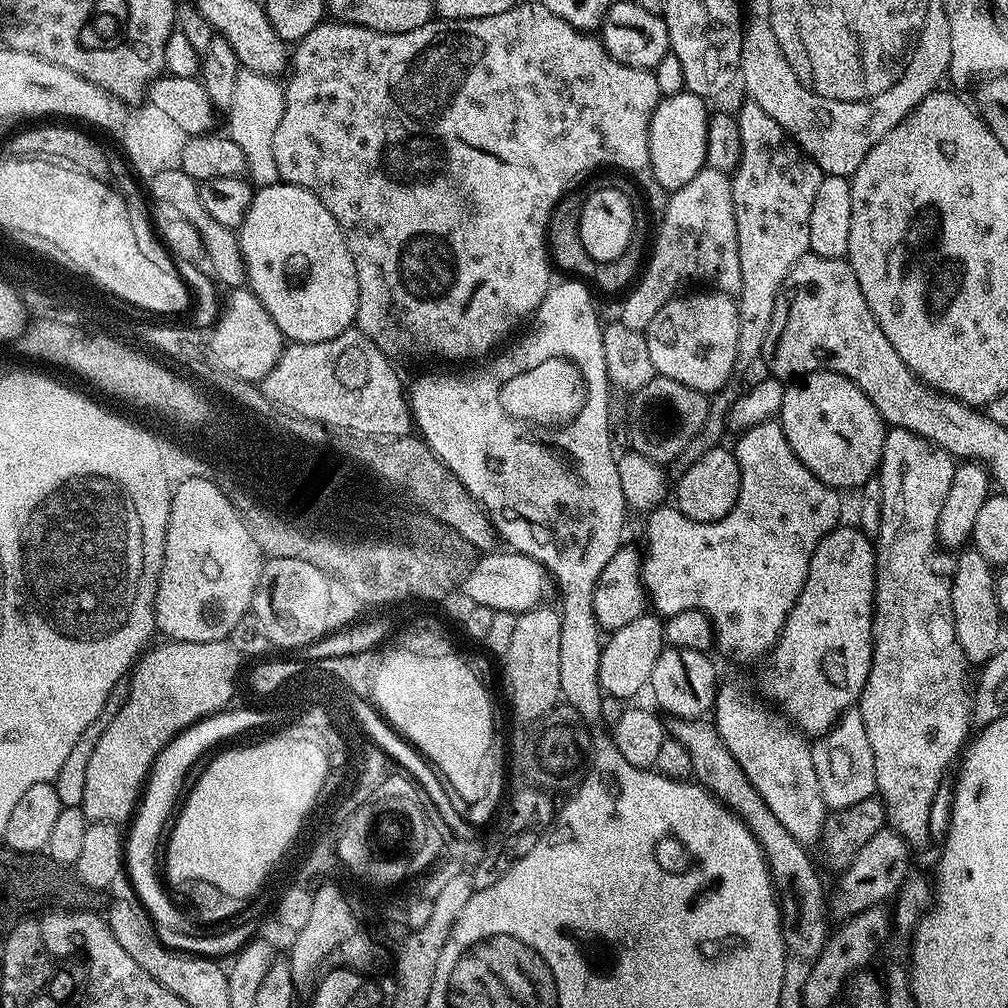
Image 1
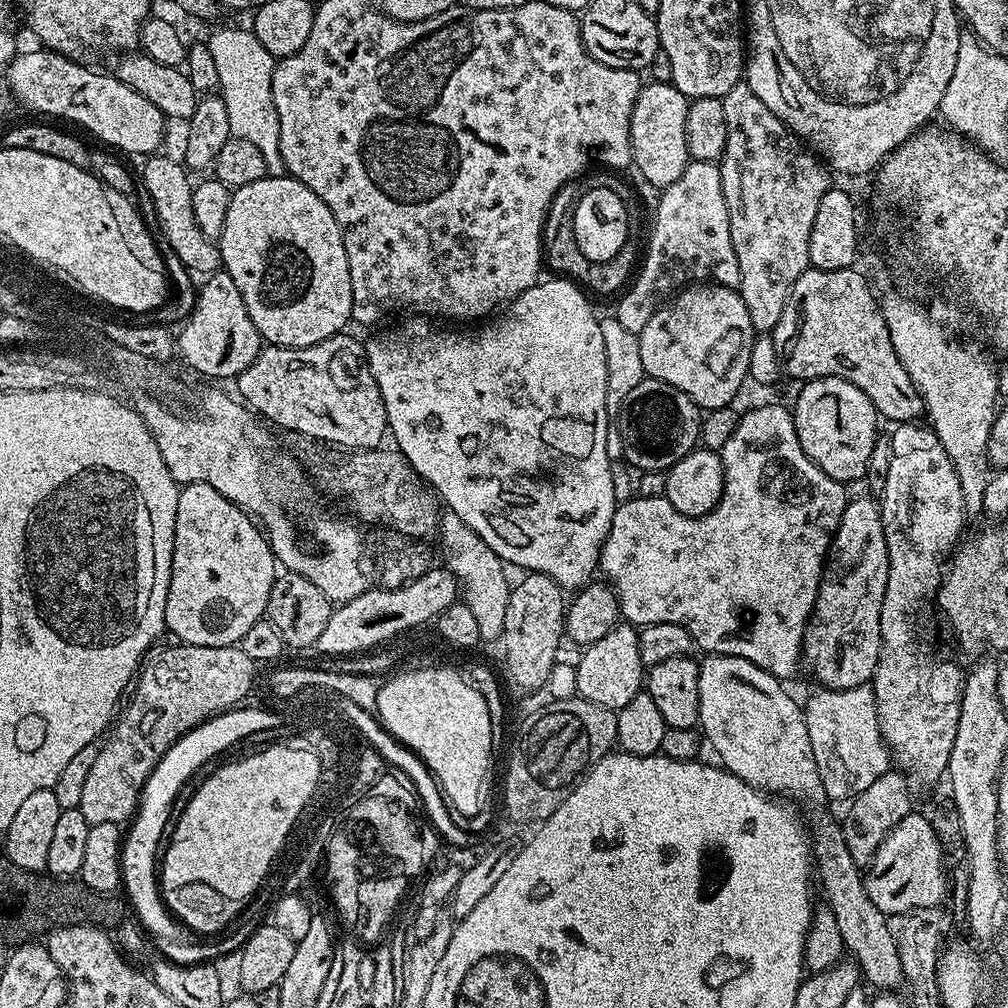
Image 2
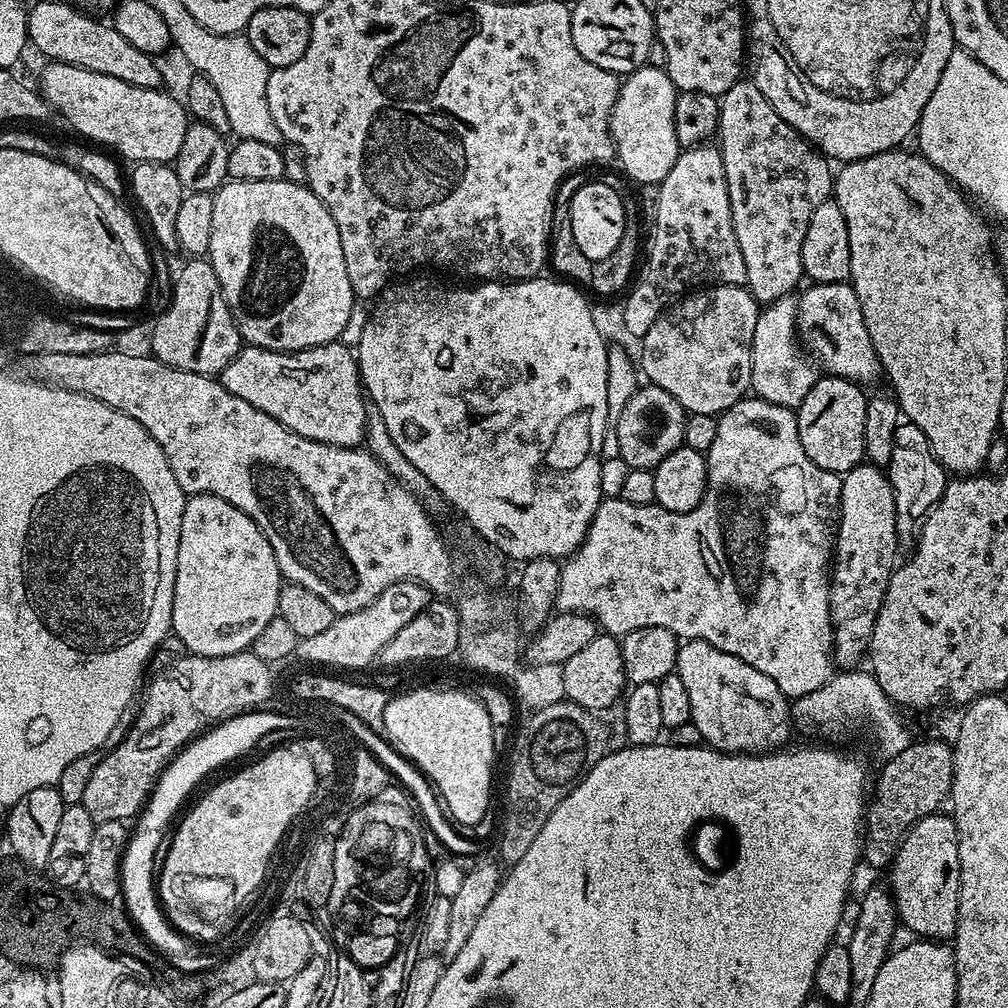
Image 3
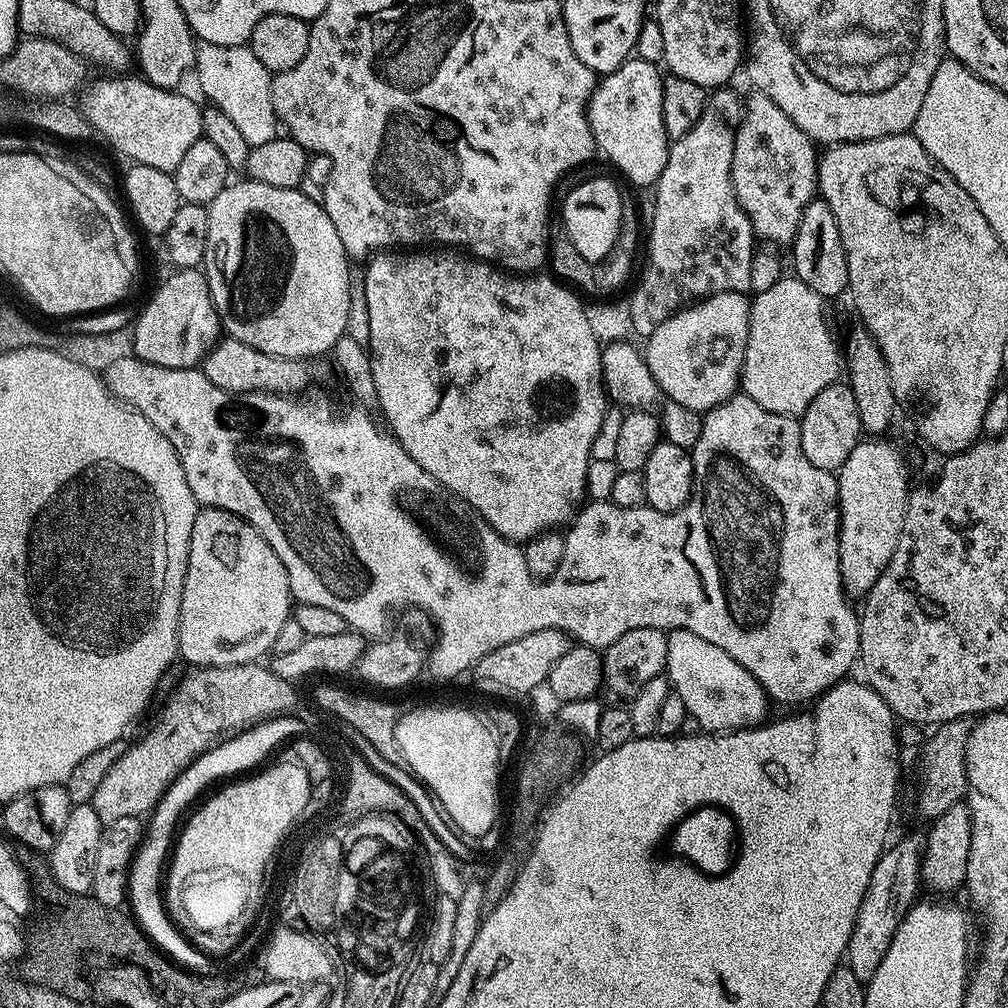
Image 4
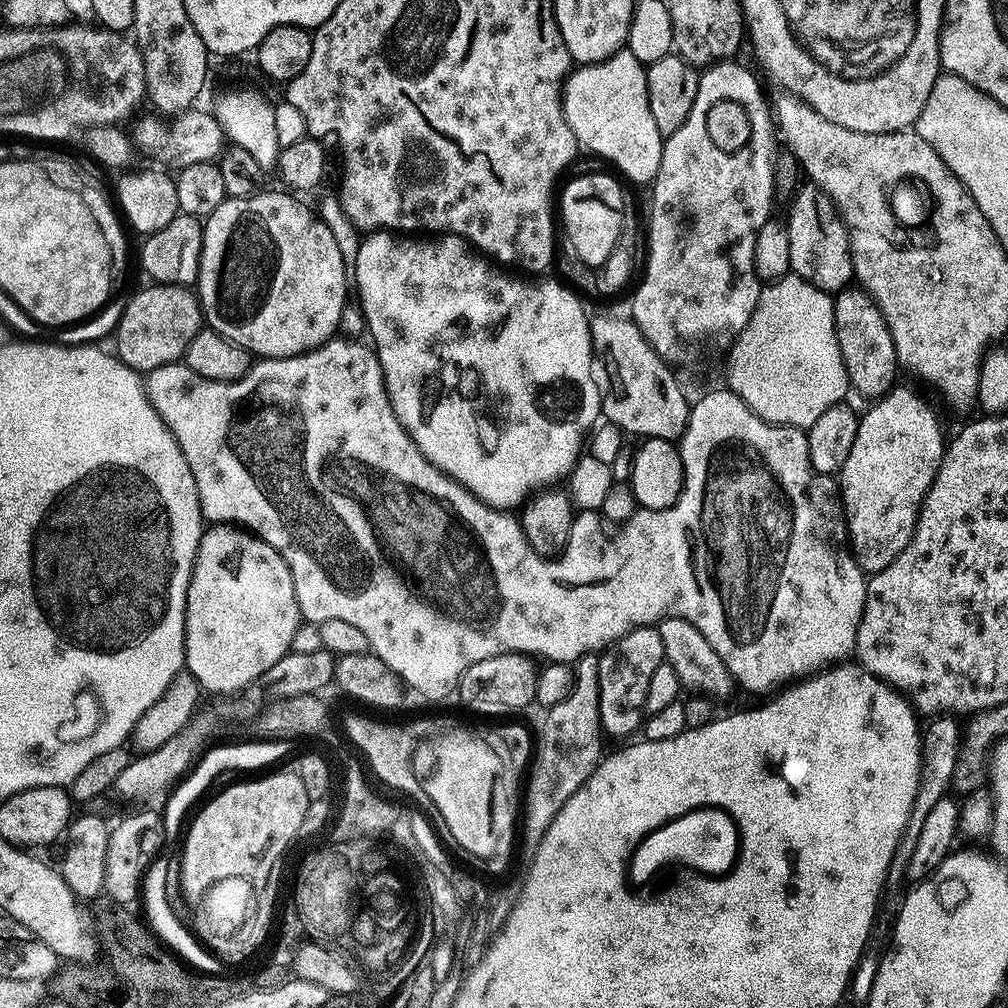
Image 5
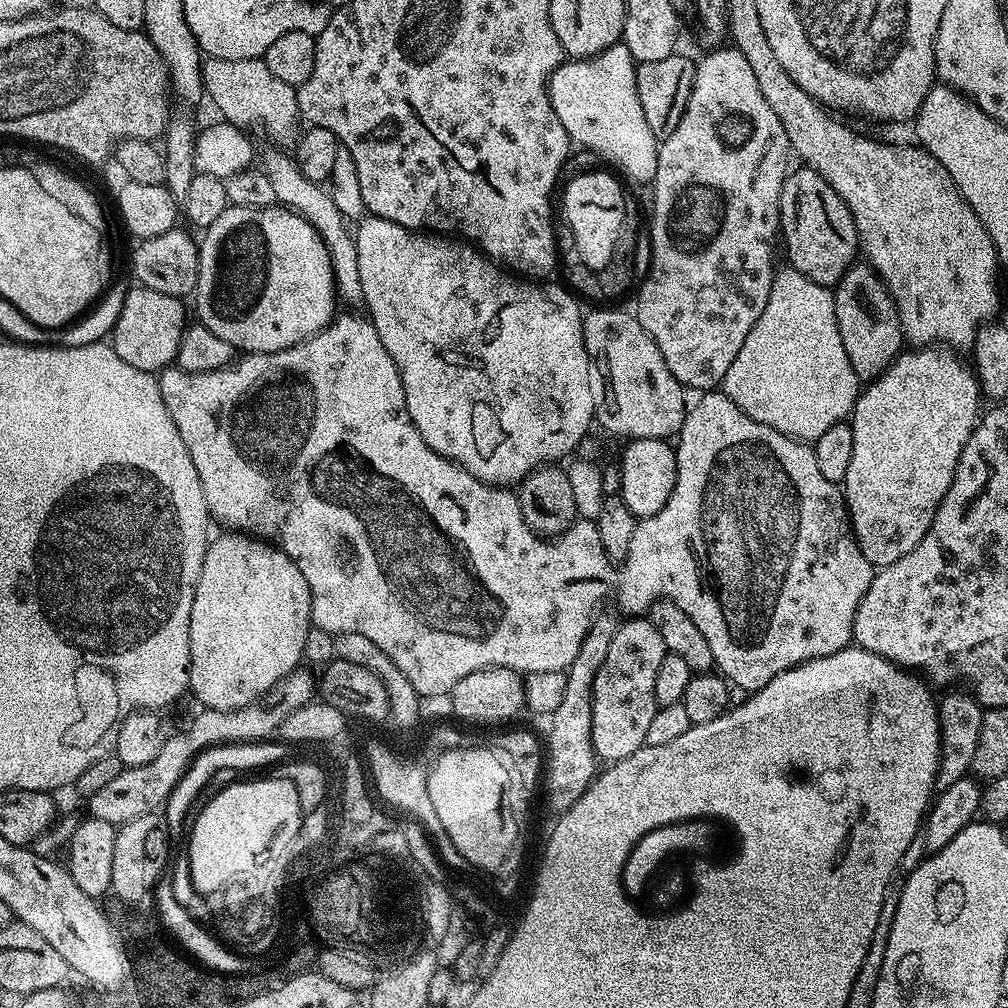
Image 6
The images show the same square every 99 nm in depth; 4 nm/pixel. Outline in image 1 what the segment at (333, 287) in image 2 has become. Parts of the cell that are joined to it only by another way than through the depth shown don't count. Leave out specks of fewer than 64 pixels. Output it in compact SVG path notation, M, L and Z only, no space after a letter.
M283 182L256 188L238 235L247 287L251 288L258 302L262 302L266 314L270 314L285 341L298 344L326 342L355 325L360 295L354 258L338 222L334 222L330 210L318 202L313 192Z

